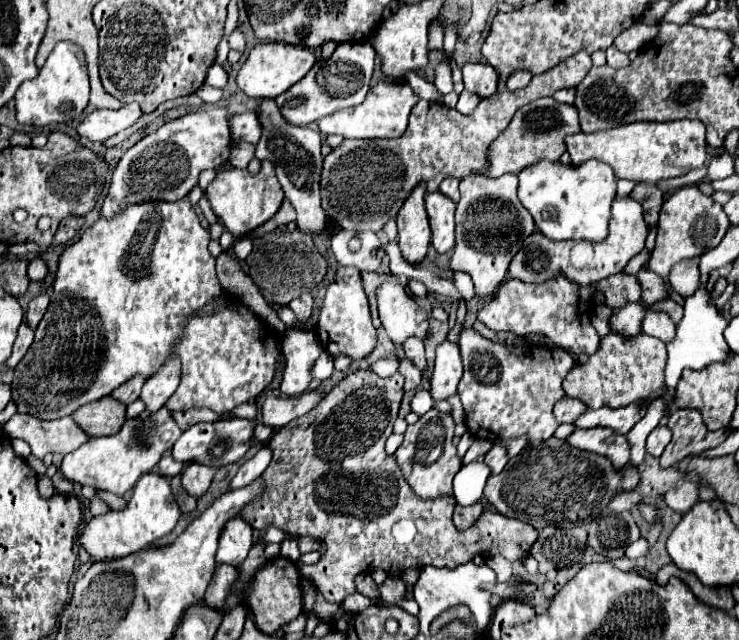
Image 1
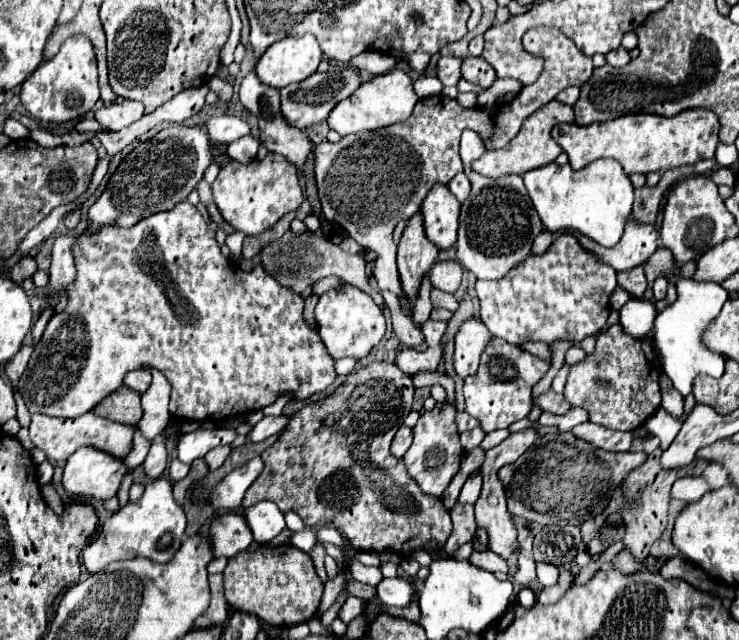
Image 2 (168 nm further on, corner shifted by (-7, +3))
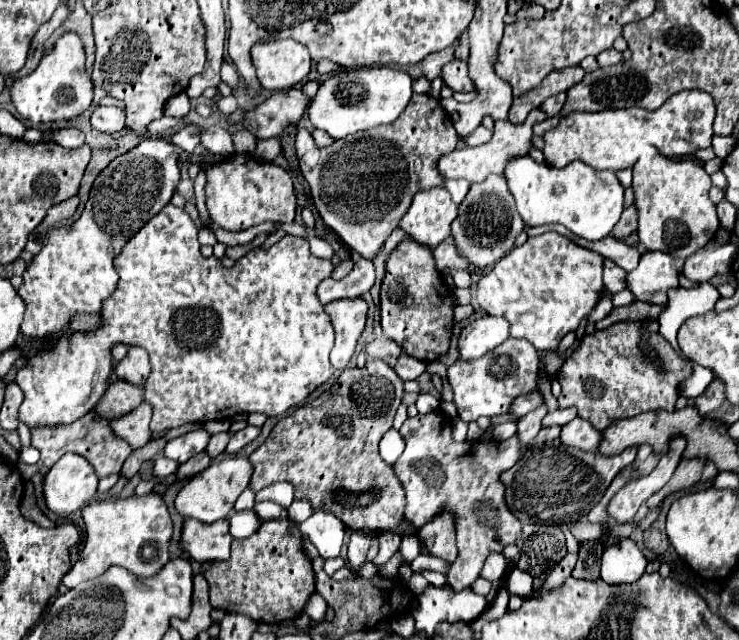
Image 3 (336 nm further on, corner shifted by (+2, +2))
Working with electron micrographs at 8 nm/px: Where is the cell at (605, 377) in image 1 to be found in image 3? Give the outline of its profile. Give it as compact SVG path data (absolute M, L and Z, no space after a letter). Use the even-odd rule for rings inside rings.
M619 321L603 331L585 335L579 347L567 357L557 373L561 383L559 407L577 407L579 417L589 421L597 431L605 431L615 421L629 419L647 411L673 411L679 397L677 387L683 377L689 377L691 365L679 357L679 379L665 379L663 373L645 359L641 347L641 321Z

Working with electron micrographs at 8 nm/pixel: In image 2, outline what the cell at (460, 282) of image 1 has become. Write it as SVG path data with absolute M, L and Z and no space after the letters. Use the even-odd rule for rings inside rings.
M560 234L558 240L550 244L546 254L528 254L528 258L514 266L502 280L478 280L476 294L480 298L480 318L486 328L496 338L504 338L512 344L524 342L546 342L552 344L556 340L572 340L582 342L590 334L598 334L606 324L608 306L606 298L616 288L616 272L612 266L598 262L590 250L584 250L580 242L572 234Z

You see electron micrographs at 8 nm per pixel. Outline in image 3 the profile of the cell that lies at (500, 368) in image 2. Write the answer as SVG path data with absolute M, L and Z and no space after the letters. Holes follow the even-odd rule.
M507 339L499 347L495 347L489 355L477 359L475 363L461 363L449 367L449 381L455 393L455 405L457 415L463 421L477 421L479 417L495 417L505 415L511 409L511 403L517 395L529 393L535 389L537 379L537 367L539 367L539 353L535 347L529 347L525 339ZM499 357L509 359L509 369L503 369L499 365Z

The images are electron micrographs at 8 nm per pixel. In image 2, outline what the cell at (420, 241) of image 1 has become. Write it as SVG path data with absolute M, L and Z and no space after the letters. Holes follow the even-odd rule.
M416 212L398 244L398 274L402 282L402 292L406 294L406 304L402 308L412 310L418 300L418 290L424 274L434 266L438 258L438 248L426 238L422 226L422 214Z

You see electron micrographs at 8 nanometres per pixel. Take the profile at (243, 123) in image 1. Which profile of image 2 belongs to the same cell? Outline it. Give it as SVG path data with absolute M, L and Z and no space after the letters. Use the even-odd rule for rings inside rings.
M212 116L204 124L210 140L218 144L228 144L242 138L244 134L250 134L250 126L236 116Z

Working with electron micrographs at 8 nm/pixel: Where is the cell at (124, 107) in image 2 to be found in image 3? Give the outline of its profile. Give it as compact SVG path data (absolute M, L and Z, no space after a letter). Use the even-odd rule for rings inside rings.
M97 107L91 115L91 125L101 133L121 131L125 127L125 107Z

